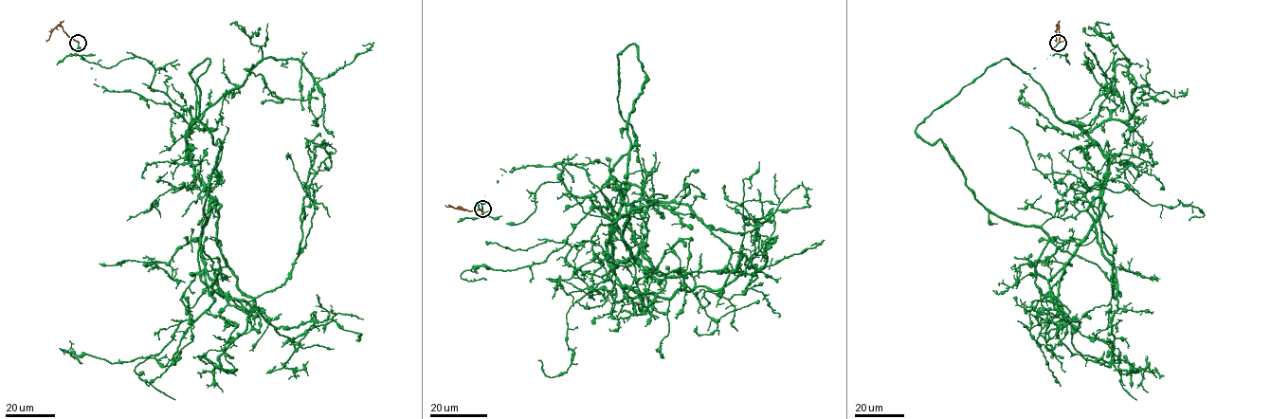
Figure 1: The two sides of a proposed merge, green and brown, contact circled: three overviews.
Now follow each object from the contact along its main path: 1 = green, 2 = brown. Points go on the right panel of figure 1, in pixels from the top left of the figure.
1: (1058, 43), (1116, 104), (1088, 134), (1108, 160), (1088, 213), (1114, 298), (1098, 197), (1127, 140), (1152, 154)
2: (1059, 43), (1058, 26), (1055, 40)

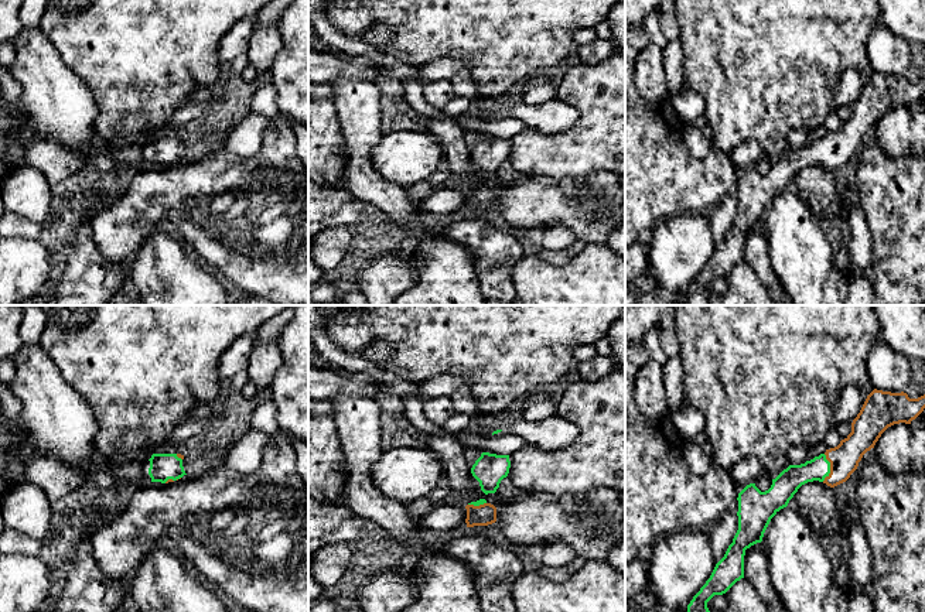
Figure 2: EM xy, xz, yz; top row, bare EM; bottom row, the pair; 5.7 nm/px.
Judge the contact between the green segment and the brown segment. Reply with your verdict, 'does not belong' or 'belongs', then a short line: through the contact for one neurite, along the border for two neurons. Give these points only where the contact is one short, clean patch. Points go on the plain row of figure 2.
belongs; line yz (788, 166), (795, 159), (829, 151), (845, 142)

